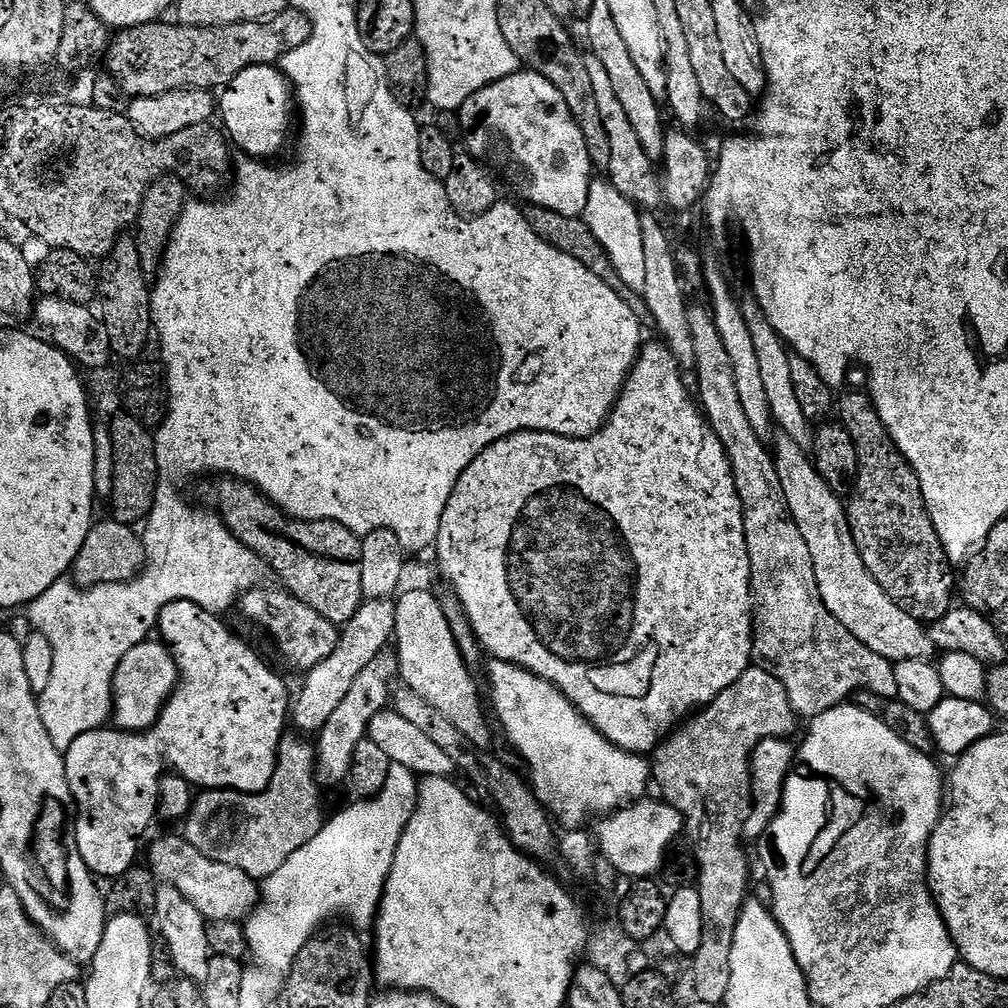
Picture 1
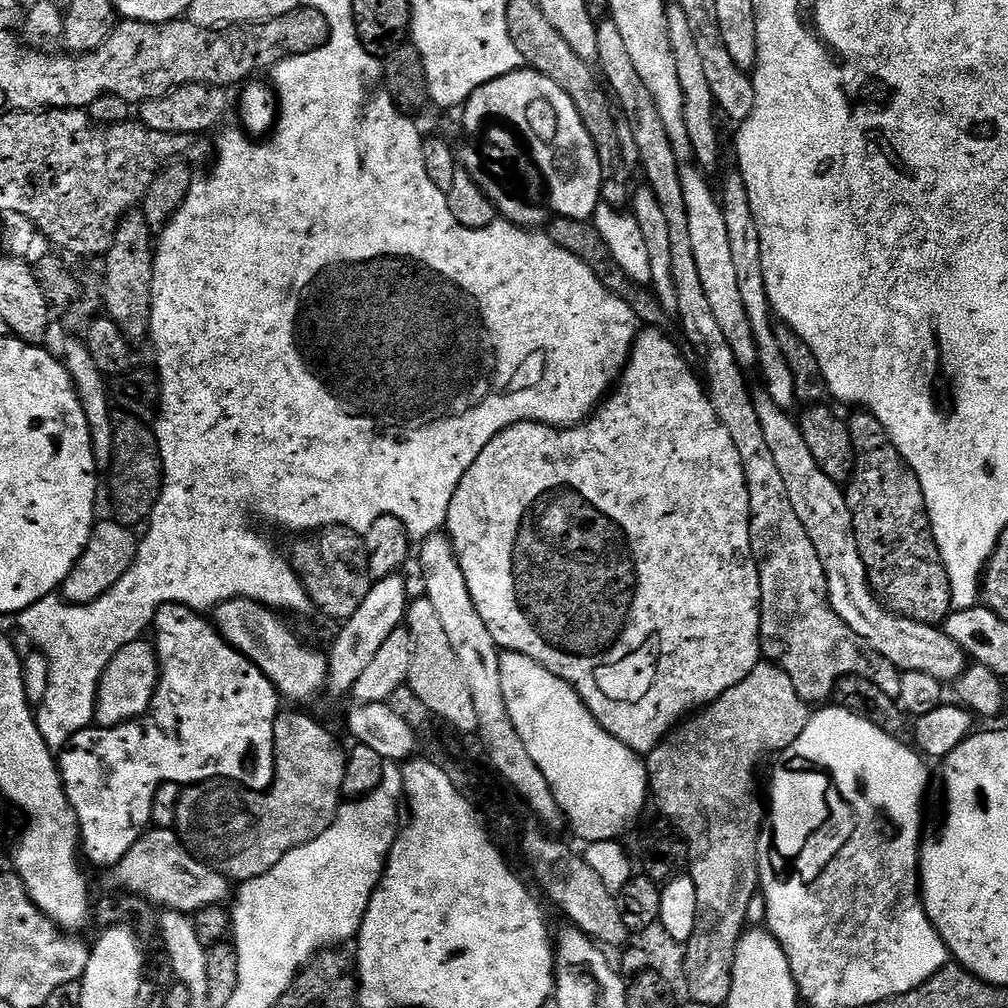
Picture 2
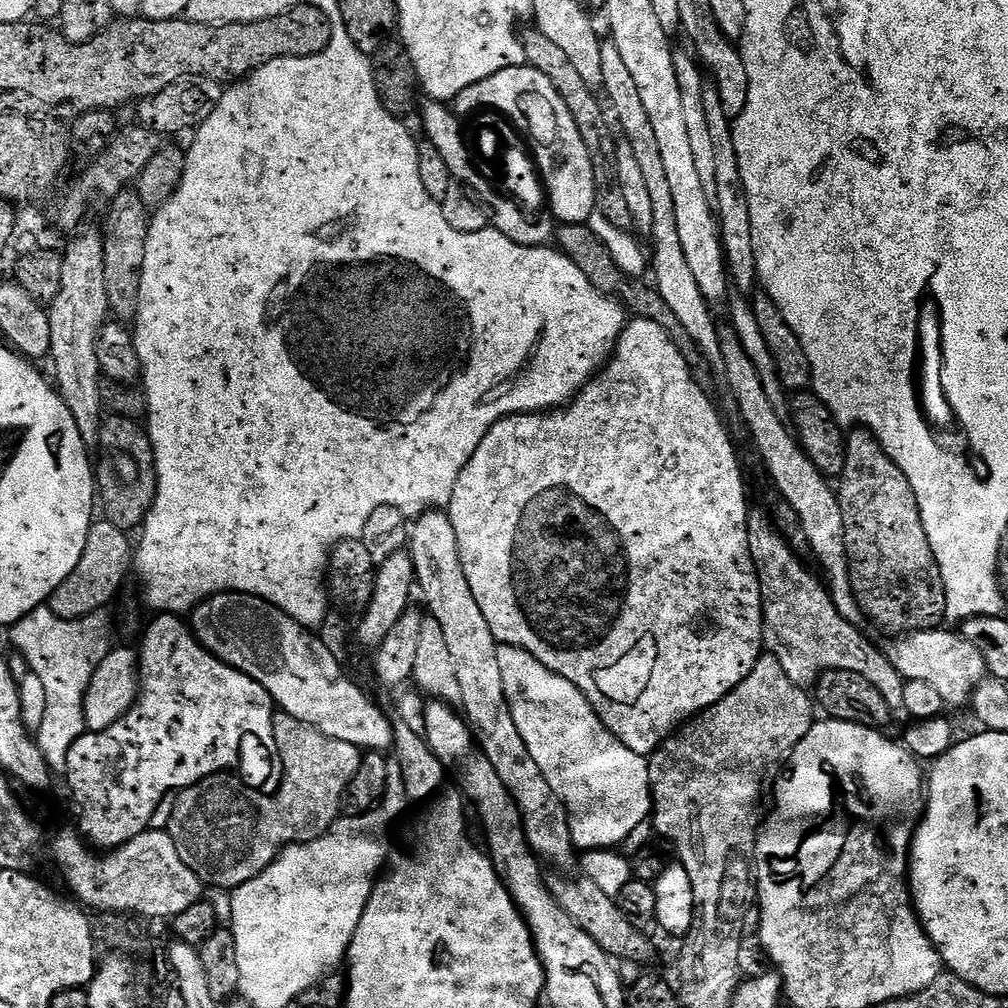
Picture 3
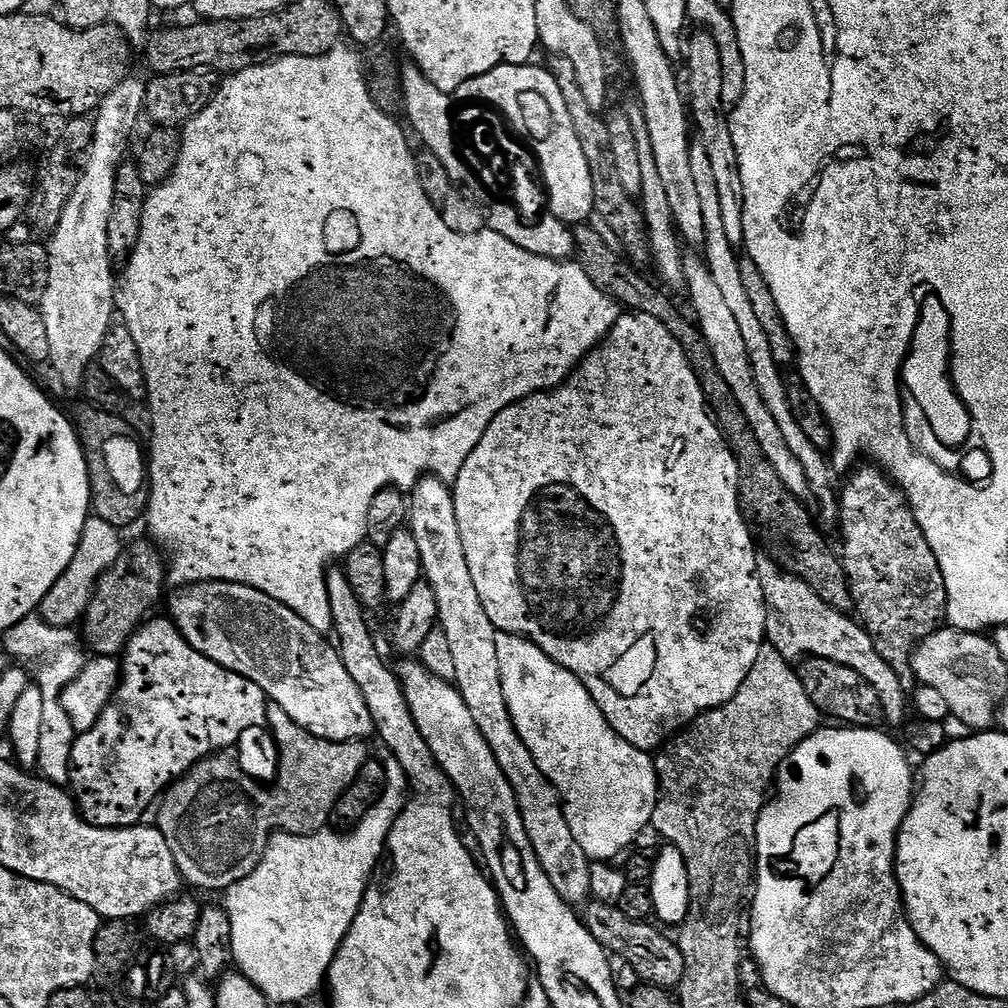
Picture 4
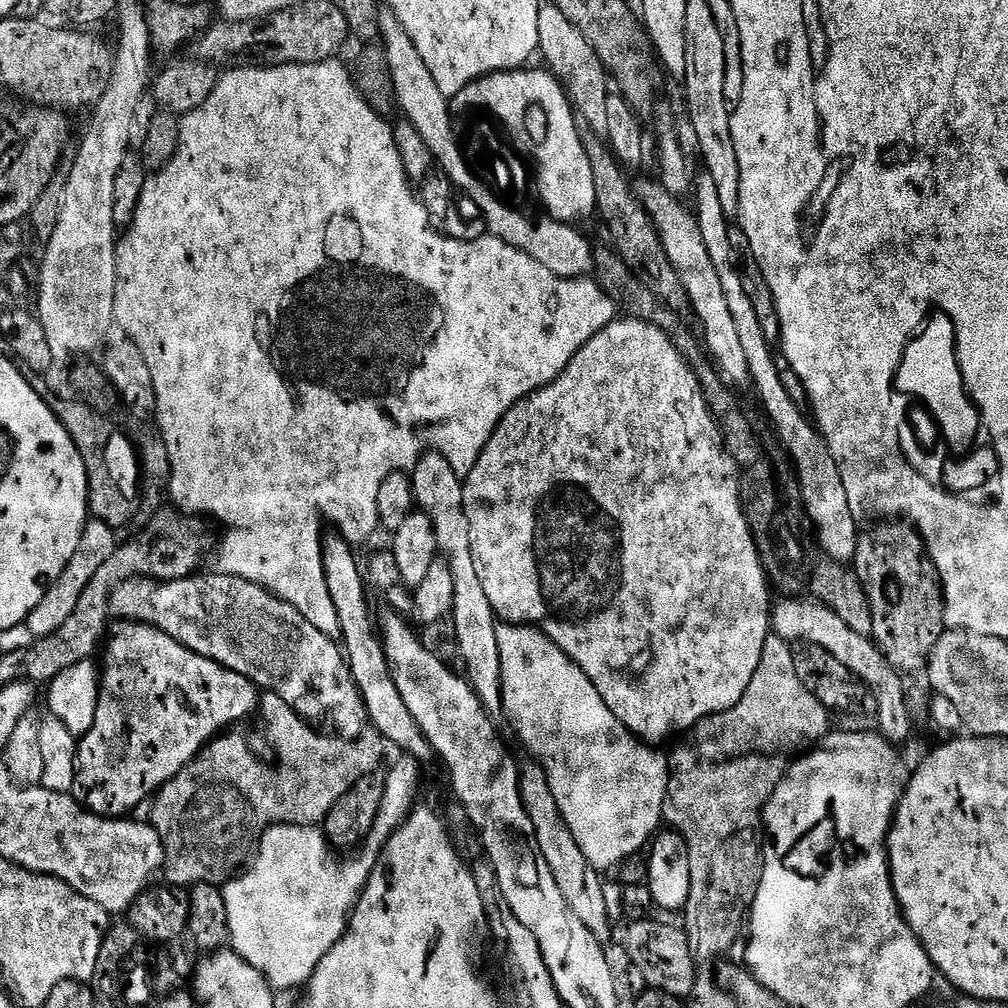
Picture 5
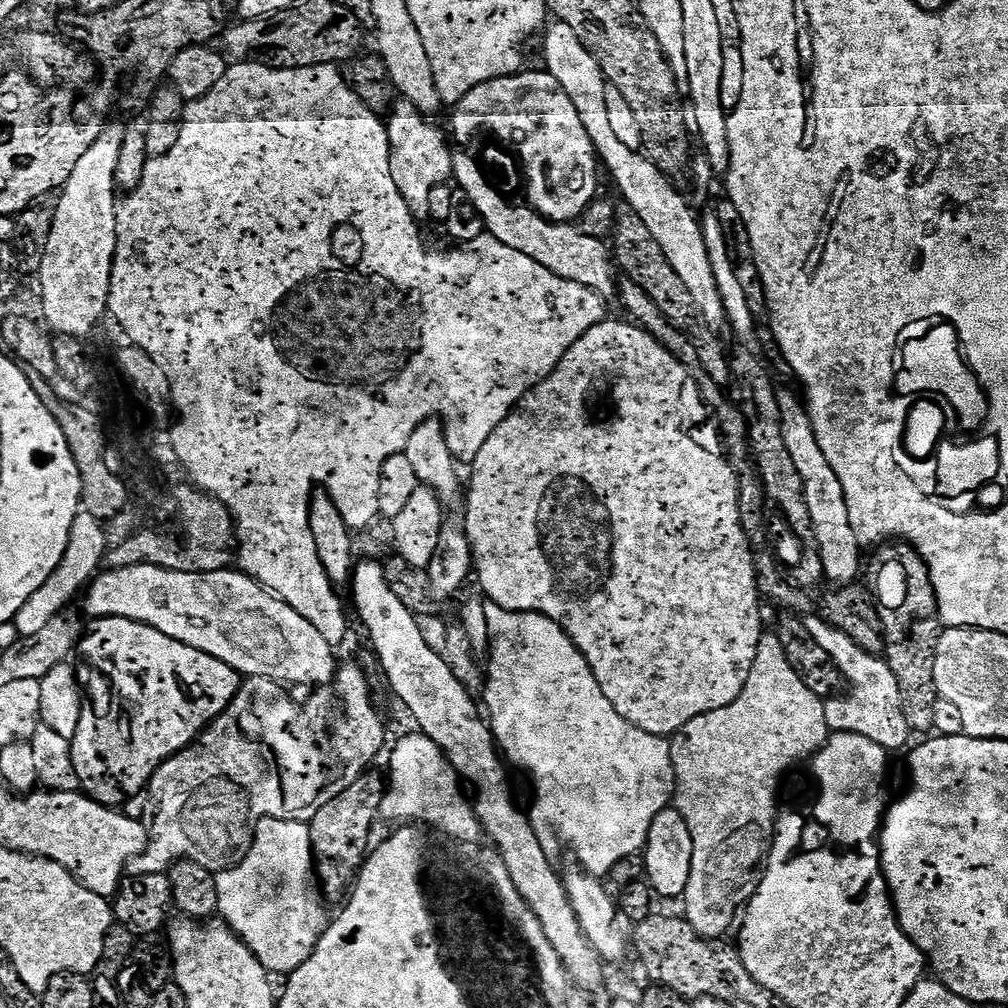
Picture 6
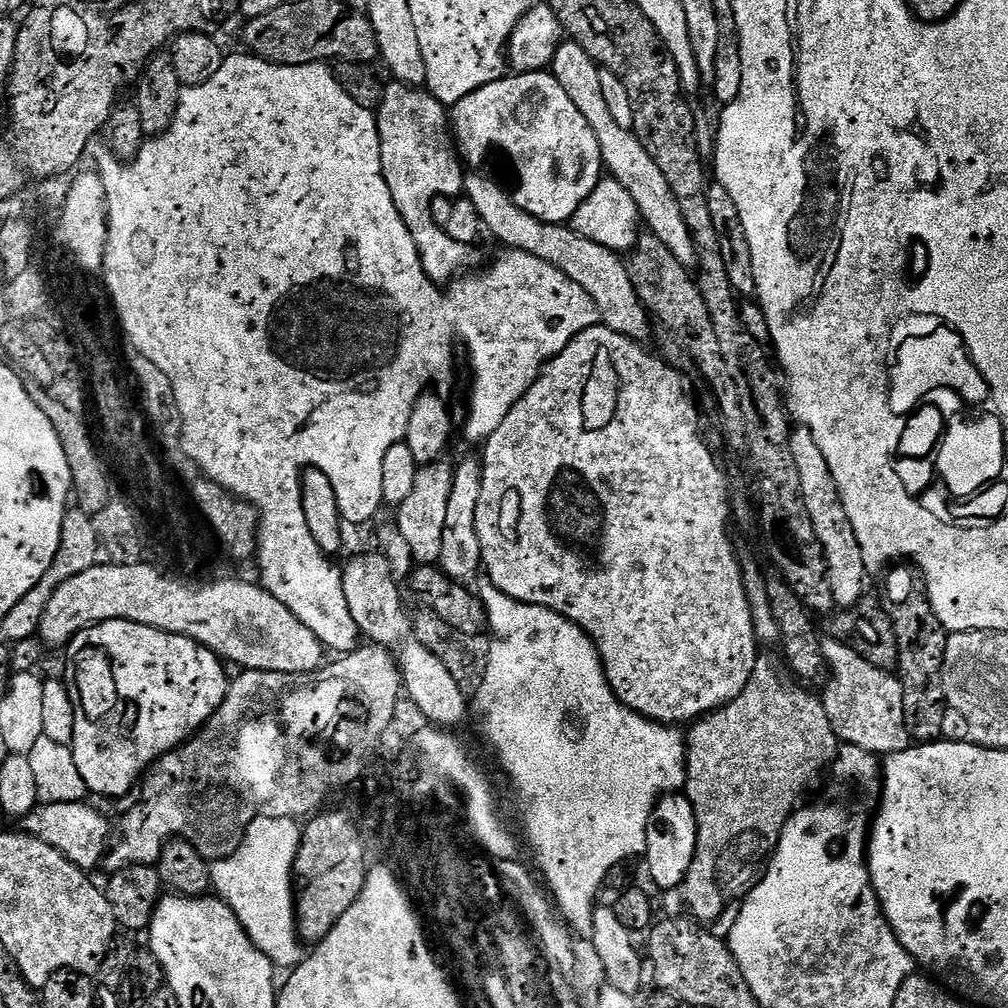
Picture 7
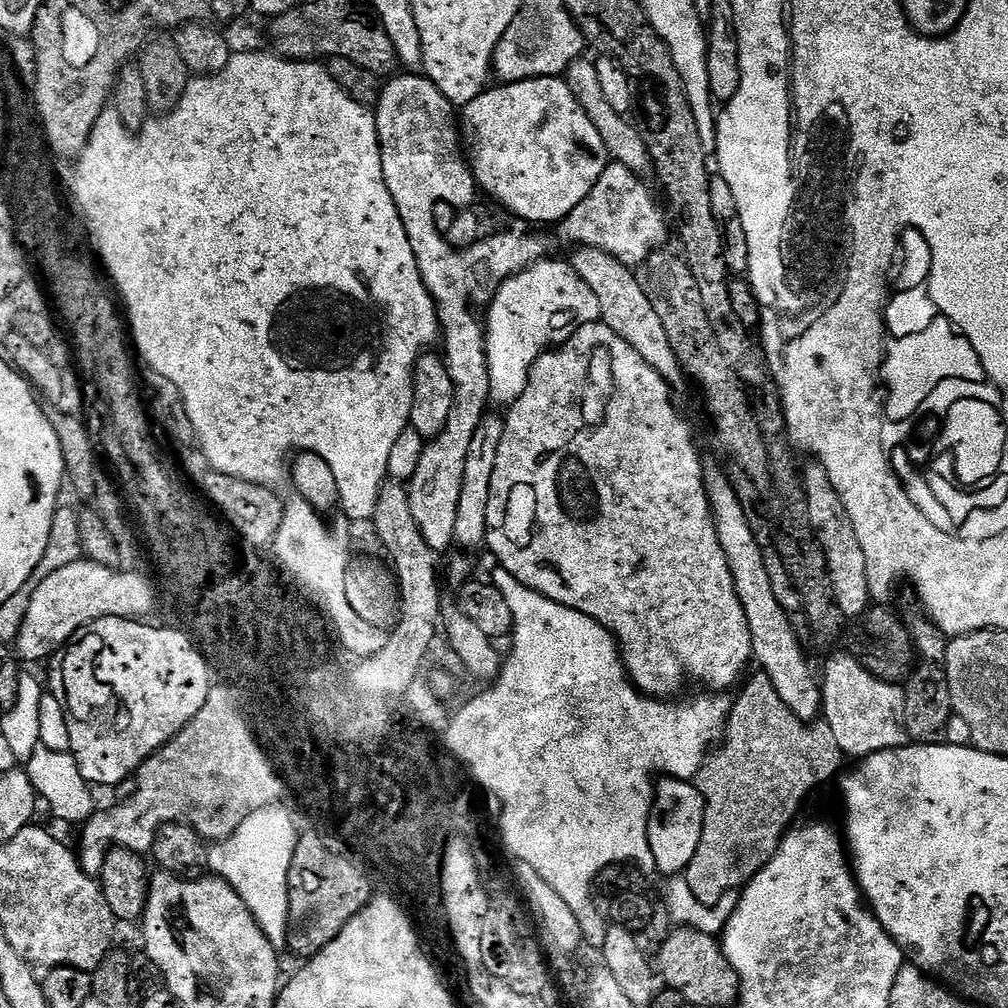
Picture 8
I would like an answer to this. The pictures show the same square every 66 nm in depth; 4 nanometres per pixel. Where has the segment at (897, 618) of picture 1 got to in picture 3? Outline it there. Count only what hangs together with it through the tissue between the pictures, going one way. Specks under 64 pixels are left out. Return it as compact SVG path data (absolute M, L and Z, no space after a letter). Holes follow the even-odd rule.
M721 331L720 346L724 359L722 375L728 379L728 388L732 391L737 406L740 407L740 416L744 419L753 442L756 443L756 452L764 459L764 468L772 475L777 490L784 495L781 496L783 503L791 506L798 514L810 545L810 552L820 559L821 566L828 571L826 587L832 594L832 601L838 614L842 614L842 618L846 618L851 624L859 625L862 611L852 594L852 577L848 575L848 551L839 495L834 491L833 485L832 488L828 485L831 483L804 452L803 446L794 435L793 429L786 423L785 417L778 415L774 406L770 406L770 398L766 398L762 378L754 362L750 362L750 354L742 350L742 342L735 332ZM929 628L927 632L909 632L901 635L897 644L886 648L888 661L899 670L905 681L930 682L938 694L942 694L945 705L969 703L977 684L989 675L984 656L959 631L944 632L940 628Z

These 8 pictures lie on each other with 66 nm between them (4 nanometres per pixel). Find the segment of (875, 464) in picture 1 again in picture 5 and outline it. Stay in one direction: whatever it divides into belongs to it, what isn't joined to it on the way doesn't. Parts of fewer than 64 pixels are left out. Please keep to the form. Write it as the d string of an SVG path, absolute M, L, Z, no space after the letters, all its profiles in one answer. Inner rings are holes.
M876 522L872 529L861 531L860 541L856 547L854 571L856 577L868 595L870 610L874 618L874 630L871 639L878 645L881 654L890 662L894 674L898 674L898 682L902 682L902 694L906 698L908 712L913 718L927 717L928 708L932 705L932 683L928 660L932 656L932 647L938 638L944 635L944 588L940 585L940 575L936 563L928 555L919 532L907 522Z

